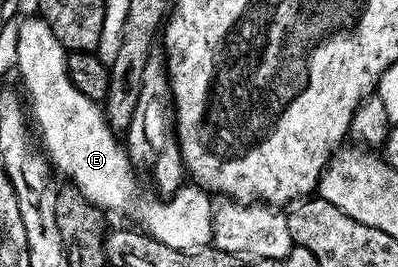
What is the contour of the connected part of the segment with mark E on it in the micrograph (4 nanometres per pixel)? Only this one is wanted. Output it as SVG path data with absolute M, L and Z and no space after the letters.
M41 17L33 18L24 20L22 27L17 28L16 71L22 74L28 111L40 127L49 162L59 174L62 172L71 178L69 180L78 188L79 194L102 210L128 211L132 208L138 225L150 238L177 251L209 248L214 234L211 196L197 185L184 185L171 197L162 198L166 199L164 201L152 195L136 200L132 196L136 169L123 142L108 125L103 108L72 85L72 77L68 77L66 48L56 41L52 29L48 29Z

